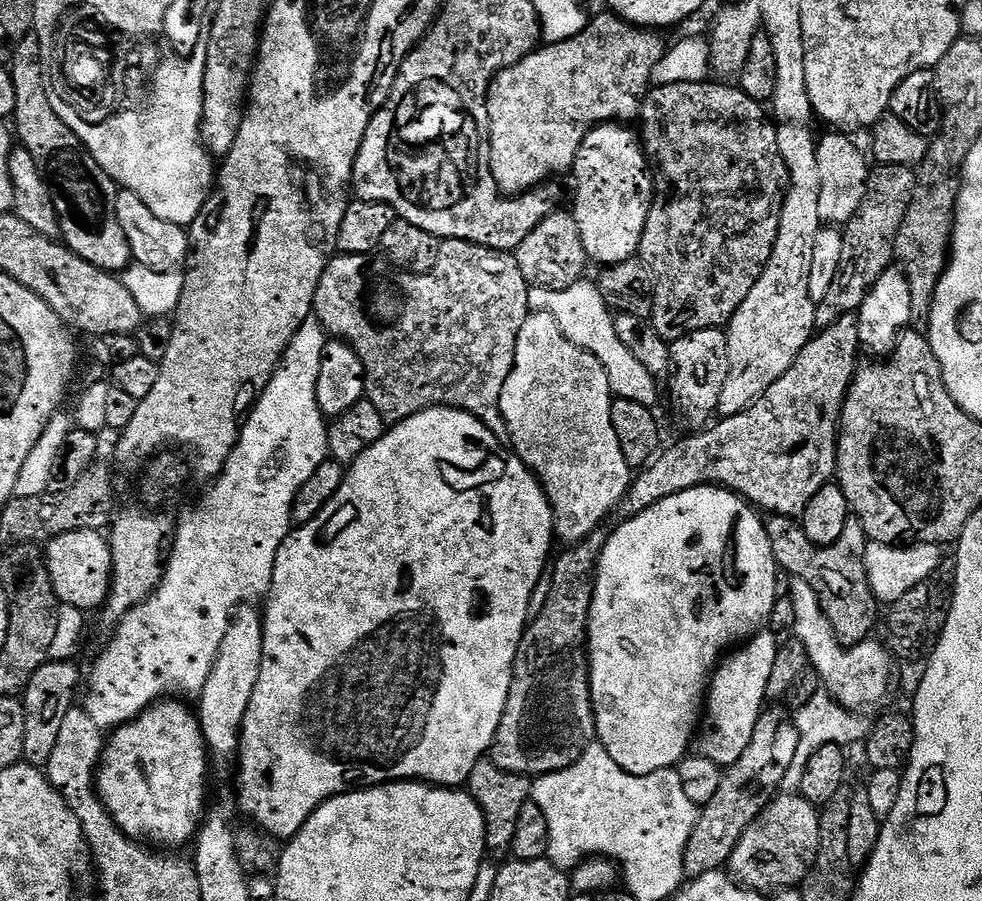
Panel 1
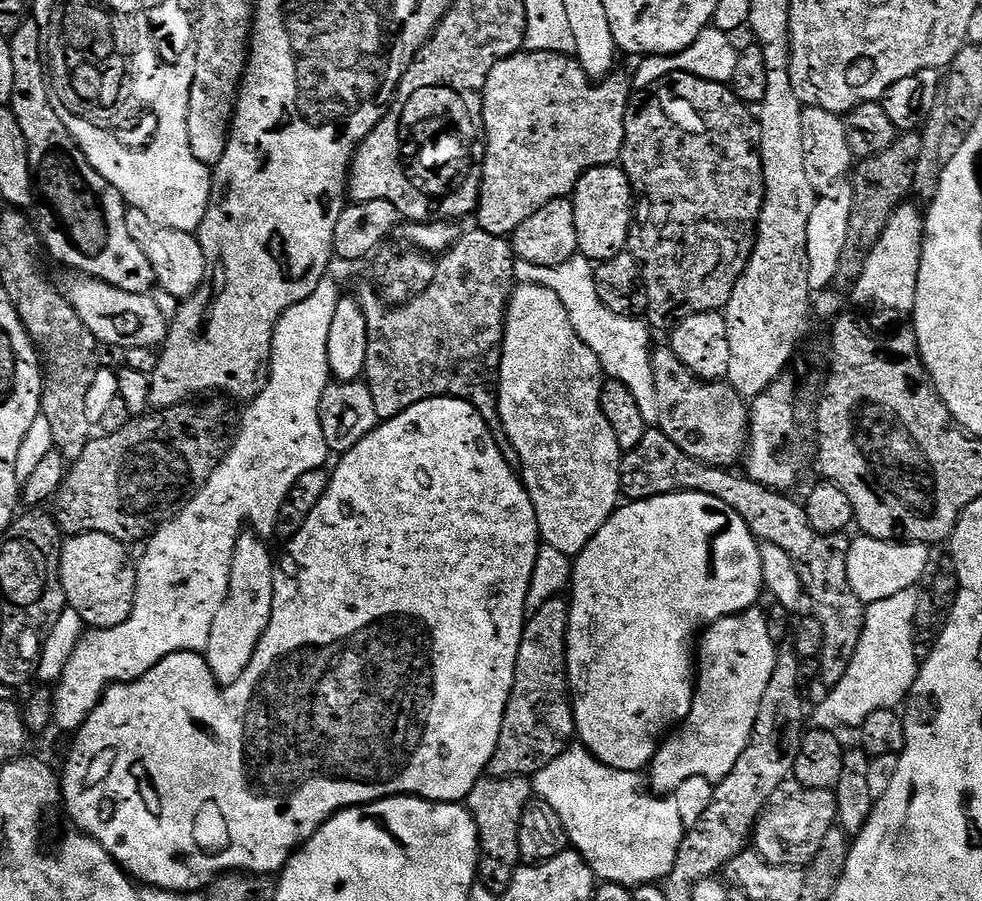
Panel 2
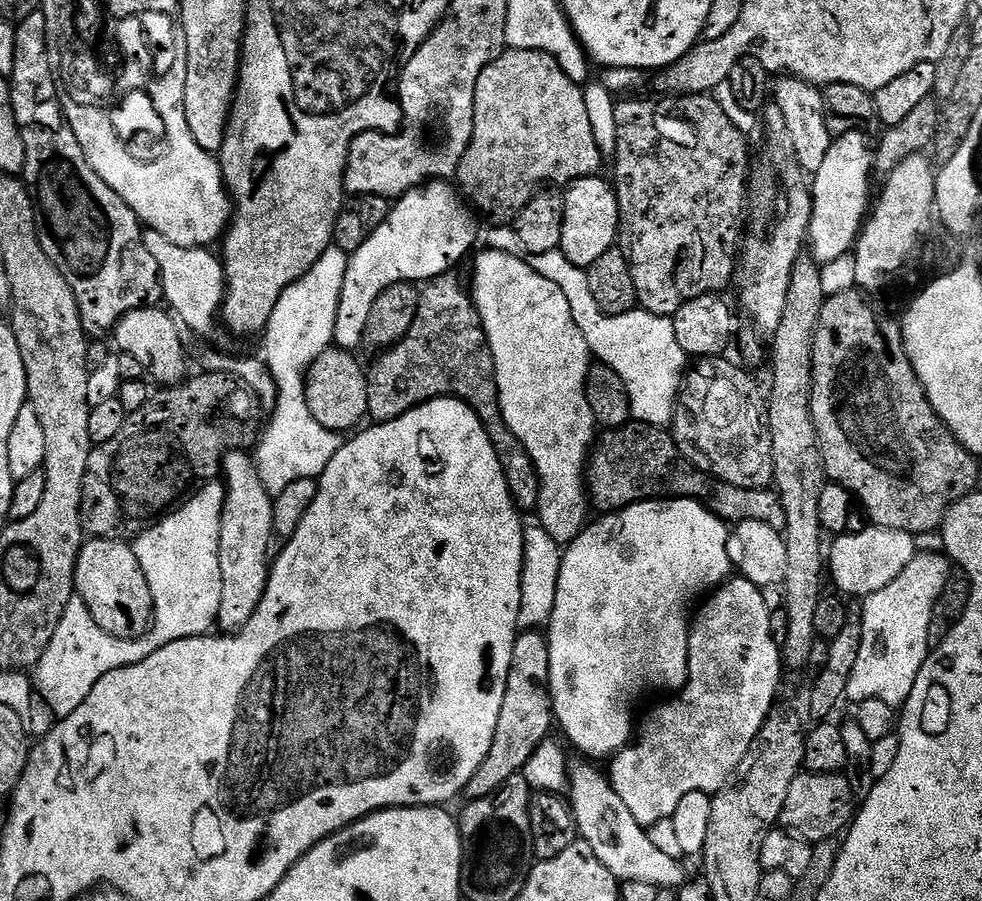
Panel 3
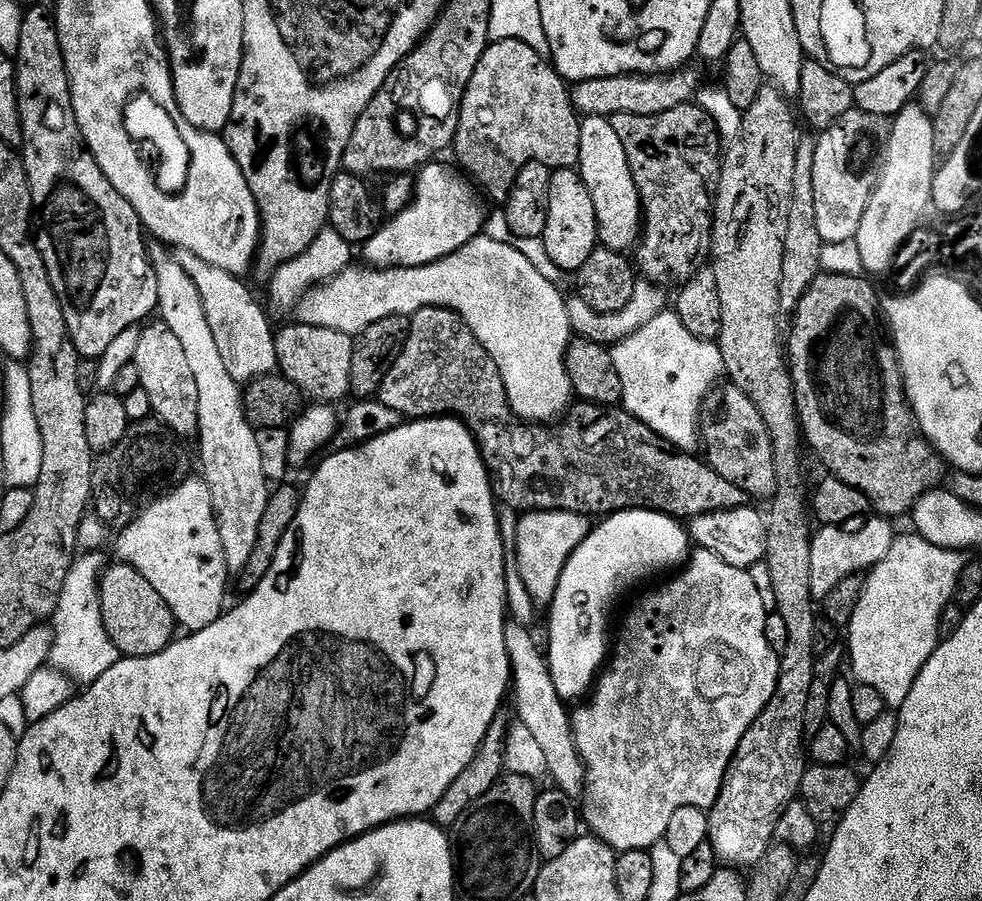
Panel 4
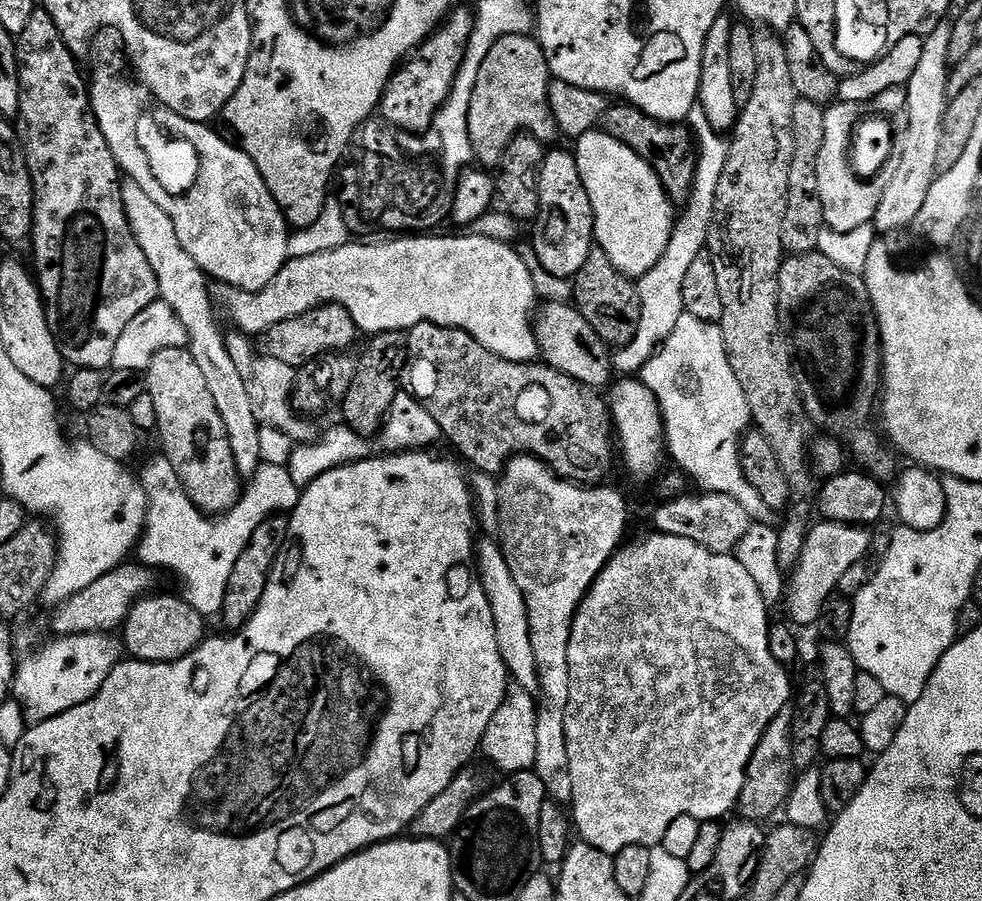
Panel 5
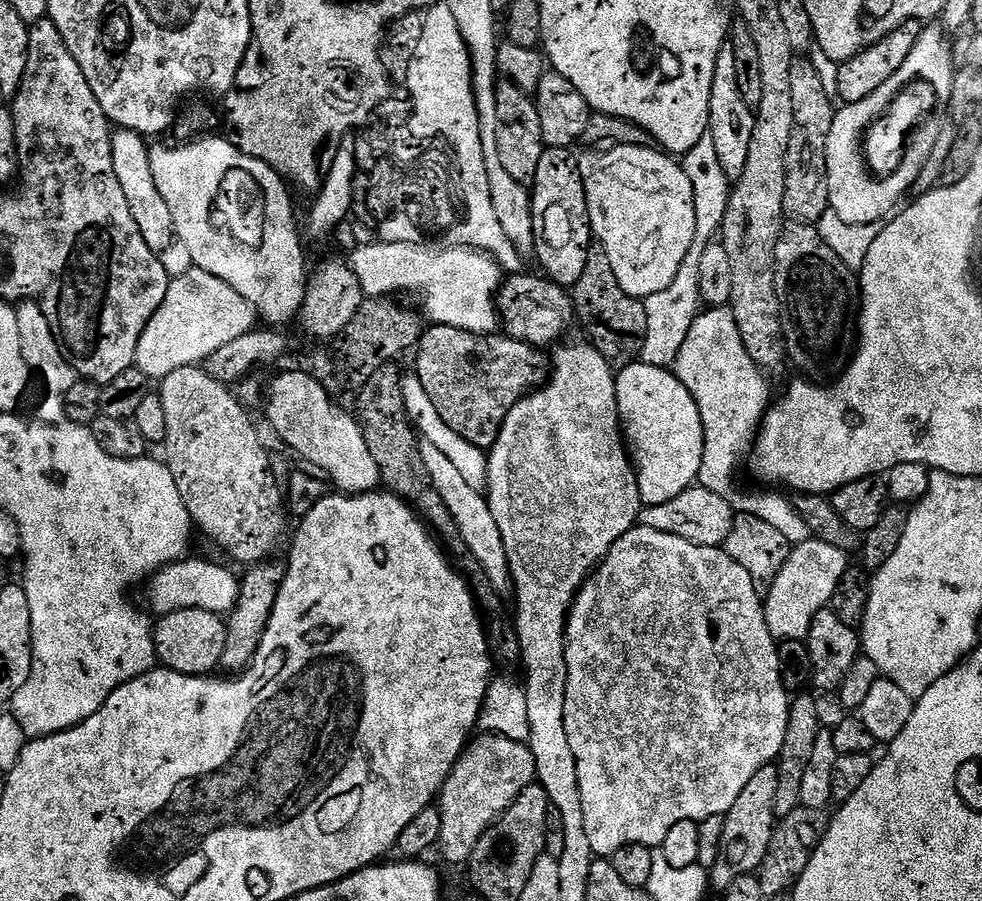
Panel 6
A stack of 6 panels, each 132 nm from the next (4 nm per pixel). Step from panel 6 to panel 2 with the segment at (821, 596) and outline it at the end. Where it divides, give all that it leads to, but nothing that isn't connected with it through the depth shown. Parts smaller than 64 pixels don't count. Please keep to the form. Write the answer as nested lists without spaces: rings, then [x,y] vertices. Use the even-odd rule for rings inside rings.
[[[863,534],[857,537],[848,546],[846,574],[850,574],[850,590],[858,594],[864,605],[882,602],[884,598],[894,598],[896,594],[902,594],[902,590],[919,585],[919,580],[928,568],[929,545],[875,540]]]

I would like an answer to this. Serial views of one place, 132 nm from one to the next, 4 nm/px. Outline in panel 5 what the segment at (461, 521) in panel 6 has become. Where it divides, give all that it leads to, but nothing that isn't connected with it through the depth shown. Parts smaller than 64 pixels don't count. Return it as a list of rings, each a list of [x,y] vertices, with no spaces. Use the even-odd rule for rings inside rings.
[[[495,539],[480,540],[476,545],[476,572],[480,575],[482,586],[486,590],[486,598],[490,602],[490,614],[494,614],[494,634],[498,638],[498,650],[502,654],[502,662],[506,666],[509,677],[527,692],[539,693],[540,675],[538,662],[534,660],[534,645],[530,642],[530,618],[526,610],[526,598],[522,598],[522,590],[518,582],[514,582],[514,574],[510,574],[510,566],[506,566],[504,550]]]

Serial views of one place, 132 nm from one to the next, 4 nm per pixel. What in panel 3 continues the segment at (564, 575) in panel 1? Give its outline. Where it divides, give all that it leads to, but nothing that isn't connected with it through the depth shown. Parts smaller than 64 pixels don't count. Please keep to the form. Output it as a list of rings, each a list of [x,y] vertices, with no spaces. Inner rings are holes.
[[[521,631],[516,637],[510,658],[510,674],[506,678],[506,694],[502,698],[502,710],[498,714],[498,726],[494,730],[494,742],[474,778],[464,787],[463,795],[469,801],[481,800],[490,793],[497,792],[512,776],[523,773],[524,764],[543,740],[549,739],[551,728],[554,728],[552,714],[552,697],[548,687],[548,637],[543,631]]]

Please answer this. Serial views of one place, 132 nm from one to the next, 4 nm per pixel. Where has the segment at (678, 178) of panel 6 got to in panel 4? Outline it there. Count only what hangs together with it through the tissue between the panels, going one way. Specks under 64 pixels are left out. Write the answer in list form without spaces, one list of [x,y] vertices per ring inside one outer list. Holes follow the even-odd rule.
[[[586,116],[581,119],[578,171],[586,182],[586,190],[590,190],[590,198],[594,198],[599,243],[615,252],[627,253],[642,235],[640,191],[626,162],[622,138],[614,134],[614,126],[609,117]]]

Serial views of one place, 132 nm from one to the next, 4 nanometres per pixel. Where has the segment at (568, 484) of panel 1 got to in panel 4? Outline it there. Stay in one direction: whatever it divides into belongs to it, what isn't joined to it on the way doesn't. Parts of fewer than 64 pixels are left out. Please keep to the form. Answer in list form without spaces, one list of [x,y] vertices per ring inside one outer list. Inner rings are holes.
[[[481,234],[466,242],[462,250],[426,266],[363,267],[351,266],[333,279],[307,291],[294,311],[295,319],[304,325],[342,330],[342,334],[356,338],[374,322],[391,316],[411,318],[423,308],[449,308],[462,317],[478,342],[482,342],[490,358],[494,358],[502,374],[513,414],[520,417],[521,421],[548,426],[567,413],[573,403],[574,393],[566,370],[566,354],[574,333],[568,317],[566,296],[556,289],[557,285],[553,281],[538,274],[536,267],[521,252],[514,250],[511,243],[494,242],[494,238]]]

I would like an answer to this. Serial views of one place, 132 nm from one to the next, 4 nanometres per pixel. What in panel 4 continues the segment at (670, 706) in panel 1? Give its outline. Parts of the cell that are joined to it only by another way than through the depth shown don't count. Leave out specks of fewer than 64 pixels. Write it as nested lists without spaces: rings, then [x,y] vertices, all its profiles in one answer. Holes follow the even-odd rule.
[[[629,508],[626,512],[614,512],[610,516],[605,516],[599,521],[600,525],[593,527],[587,538],[582,542],[582,546],[578,546],[578,550],[574,550],[574,554],[570,554],[570,558],[566,562],[566,570],[562,570],[562,578],[558,582],[558,590],[554,594],[548,616],[548,644],[546,643],[546,655],[548,665],[550,666],[550,674],[554,678],[554,690],[558,690],[558,694],[566,702],[580,702],[591,693],[602,669],[605,667],[606,661],[610,656],[610,636],[608,640],[608,623],[612,620],[612,611],[616,608],[616,603],[631,590],[635,584],[640,584],[643,580],[648,580],[651,576],[656,576],[659,572],[664,572],[667,568],[676,570],[687,561],[690,555],[690,532],[681,521],[674,516],[668,516],[665,512],[651,512],[649,508]]]

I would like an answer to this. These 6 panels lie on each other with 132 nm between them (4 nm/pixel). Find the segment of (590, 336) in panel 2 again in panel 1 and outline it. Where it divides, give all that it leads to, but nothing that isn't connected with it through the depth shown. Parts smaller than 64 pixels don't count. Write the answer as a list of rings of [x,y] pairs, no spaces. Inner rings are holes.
[[[581,282],[571,290],[540,290],[535,293],[534,300],[555,316],[569,340],[580,345],[585,352],[593,352],[602,361],[612,391],[619,399],[633,400],[651,409],[657,407],[657,377],[652,376],[650,370],[646,370],[646,366],[642,366],[642,362],[638,362],[638,358],[634,358],[634,354],[630,354],[626,345],[617,338],[613,313],[601,298],[595,283]]]

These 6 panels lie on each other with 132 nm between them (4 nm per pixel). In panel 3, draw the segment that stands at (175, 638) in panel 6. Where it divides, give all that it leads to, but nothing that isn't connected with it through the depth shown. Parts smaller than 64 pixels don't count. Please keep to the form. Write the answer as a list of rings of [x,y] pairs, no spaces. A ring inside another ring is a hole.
[[[111,538],[89,539],[76,560],[74,592],[108,636],[136,640],[152,626],[150,586],[131,543]]]

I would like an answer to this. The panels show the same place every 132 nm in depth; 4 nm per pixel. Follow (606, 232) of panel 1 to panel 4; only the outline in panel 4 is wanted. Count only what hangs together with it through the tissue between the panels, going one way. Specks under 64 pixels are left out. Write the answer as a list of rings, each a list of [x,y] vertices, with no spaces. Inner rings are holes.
[[[558,168],[552,173],[542,243],[554,266],[558,266],[564,274],[575,274],[582,262],[586,262],[586,258],[590,258],[592,251],[598,247],[594,198],[590,198],[590,190],[586,190],[586,182],[576,168]]]

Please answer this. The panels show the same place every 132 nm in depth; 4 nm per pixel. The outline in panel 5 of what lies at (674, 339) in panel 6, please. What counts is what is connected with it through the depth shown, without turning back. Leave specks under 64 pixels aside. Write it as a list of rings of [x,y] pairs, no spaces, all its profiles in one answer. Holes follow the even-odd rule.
[[[697,106],[688,115],[687,123],[694,133],[696,142],[696,173],[692,183],[692,192],[688,195],[682,211],[679,213],[676,226],[672,230],[670,246],[666,246],[666,254],[642,277],[642,318],[638,326],[638,334],[624,348],[615,349],[614,368],[620,374],[639,374],[650,362],[657,348],[678,326],[678,318],[686,315],[682,302],[682,285],[686,283],[686,273],[690,270],[690,262],[698,258],[698,254],[705,251],[708,243],[708,227],[714,218],[714,206],[718,194],[718,182],[722,182],[722,170],[726,166],[729,141],[721,133],[710,126],[706,114]]]

